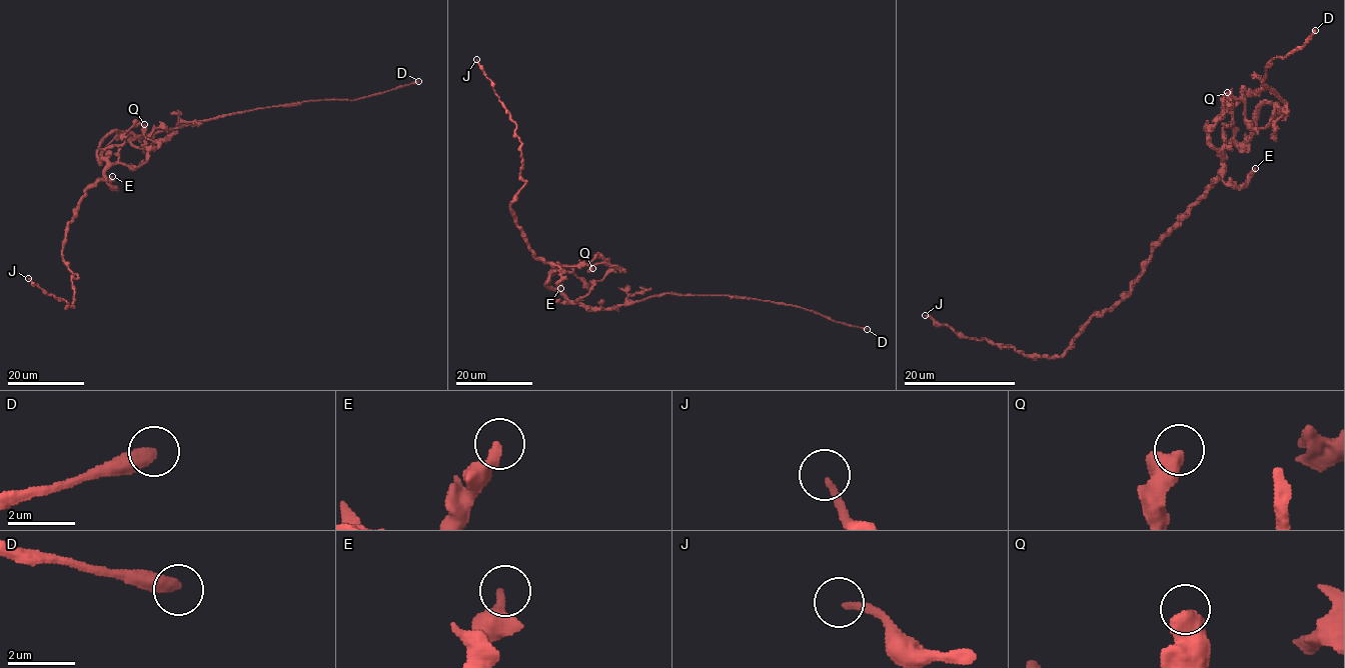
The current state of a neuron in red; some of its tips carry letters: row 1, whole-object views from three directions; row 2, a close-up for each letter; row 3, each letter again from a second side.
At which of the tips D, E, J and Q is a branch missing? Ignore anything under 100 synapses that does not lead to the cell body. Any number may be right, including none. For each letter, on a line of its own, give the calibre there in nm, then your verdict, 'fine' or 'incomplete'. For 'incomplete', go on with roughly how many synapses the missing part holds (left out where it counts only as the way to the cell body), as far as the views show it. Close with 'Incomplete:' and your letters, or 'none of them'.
D: 440 nm thick; incomplete; about 250 synapses
E: 400 nm thick; fine
J: 200 nm thick; fine
Q: 550 nm thick; fine
Incomplete: D

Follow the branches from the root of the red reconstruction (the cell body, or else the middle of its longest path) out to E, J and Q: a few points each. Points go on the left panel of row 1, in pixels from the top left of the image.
E: (99, 147), (97, 155), (107, 163), (105, 177), (112, 188), (112, 176)
J: (99, 147), (97, 155), (107, 169), (86, 191), (62, 252), (77, 276), (71, 279), (72, 307), (28, 278)
Q: (99, 147), (97, 155), (110, 163), (140, 166), (148, 153), (157, 145), (146, 137), (144, 124)

